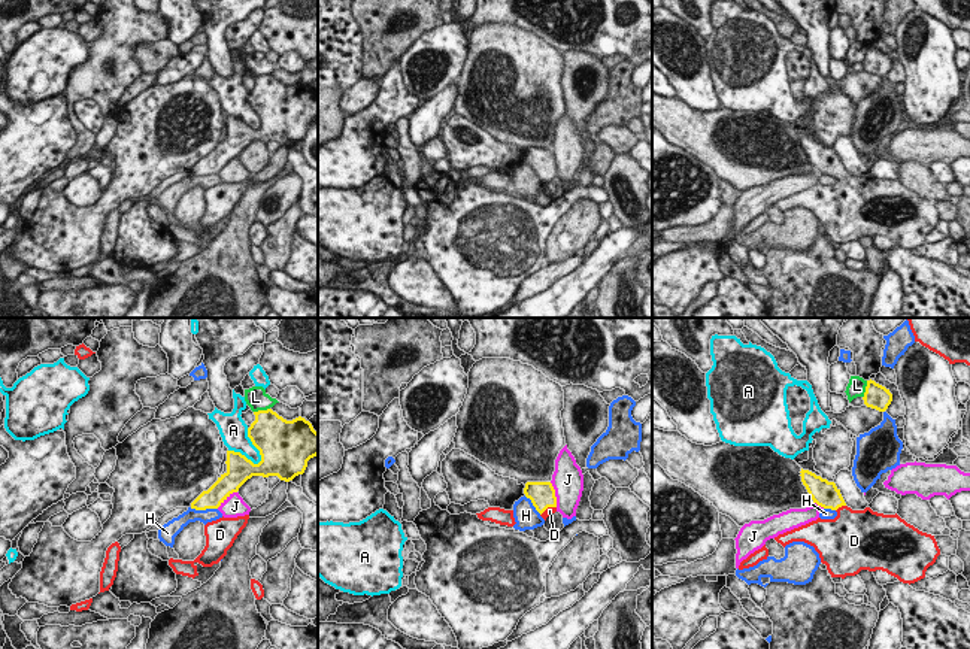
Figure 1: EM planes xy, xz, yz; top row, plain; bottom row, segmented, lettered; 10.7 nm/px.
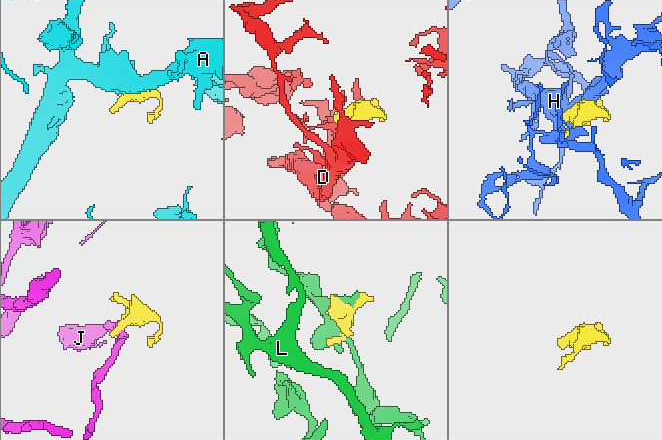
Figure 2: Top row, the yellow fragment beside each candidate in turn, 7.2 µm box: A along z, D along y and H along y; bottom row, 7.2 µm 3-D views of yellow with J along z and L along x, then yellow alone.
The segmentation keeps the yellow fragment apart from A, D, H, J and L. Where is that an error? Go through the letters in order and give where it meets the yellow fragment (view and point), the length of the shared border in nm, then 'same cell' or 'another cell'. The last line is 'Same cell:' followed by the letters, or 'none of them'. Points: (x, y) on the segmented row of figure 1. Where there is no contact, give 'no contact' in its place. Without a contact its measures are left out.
A: xy (254, 445) | 420 nm | another cell
D: yz (840, 506) | 130 nm | same cell
H: xy (203, 509) | 300 nm | another cell
J: xy (226, 499) | 280 nm | another cell
L: yz (866, 390) | 200 nm | another cell
Same cell: D

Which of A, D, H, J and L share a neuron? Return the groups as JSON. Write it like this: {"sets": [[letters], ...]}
{"sets": [["A"], ["D"], ["H"], ["J"], ["L"]]}

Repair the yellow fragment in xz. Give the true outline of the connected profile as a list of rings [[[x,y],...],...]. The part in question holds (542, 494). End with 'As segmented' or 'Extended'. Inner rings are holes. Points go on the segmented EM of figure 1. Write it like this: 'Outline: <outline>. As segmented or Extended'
Outline: [[[527,482],[524,494],[545,521],[557,512],[557,497],[551,482]]]. Extended

